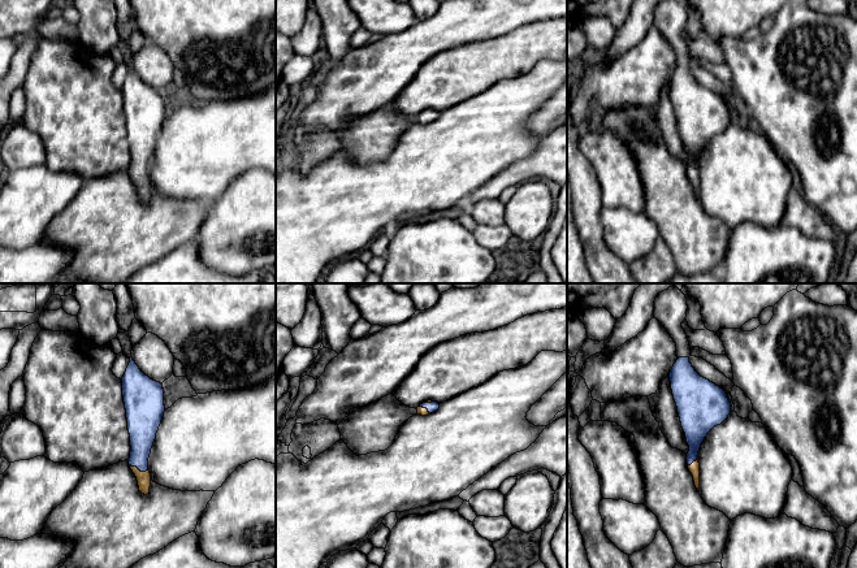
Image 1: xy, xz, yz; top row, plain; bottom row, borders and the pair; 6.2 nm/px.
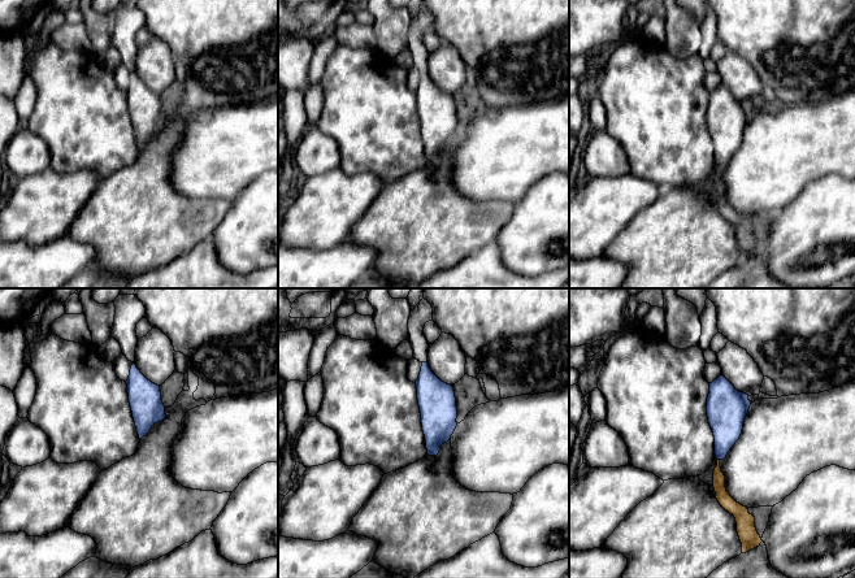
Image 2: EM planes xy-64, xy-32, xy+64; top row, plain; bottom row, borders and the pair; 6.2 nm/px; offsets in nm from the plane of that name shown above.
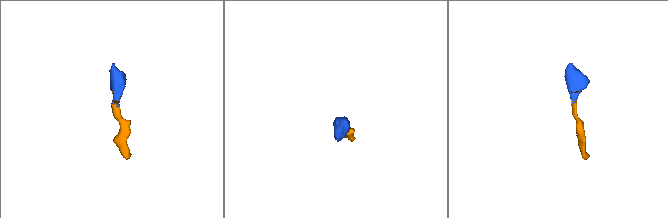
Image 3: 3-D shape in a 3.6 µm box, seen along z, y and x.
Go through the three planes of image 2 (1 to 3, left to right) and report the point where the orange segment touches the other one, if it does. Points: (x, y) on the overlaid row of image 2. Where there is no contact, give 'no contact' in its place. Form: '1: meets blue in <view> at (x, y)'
1: no contact
2: no contact
3: no contact

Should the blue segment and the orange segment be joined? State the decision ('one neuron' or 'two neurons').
one neuron

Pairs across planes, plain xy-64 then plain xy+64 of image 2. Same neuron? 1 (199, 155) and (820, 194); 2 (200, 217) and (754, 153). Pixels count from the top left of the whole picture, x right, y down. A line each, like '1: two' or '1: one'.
1: two
2: two

